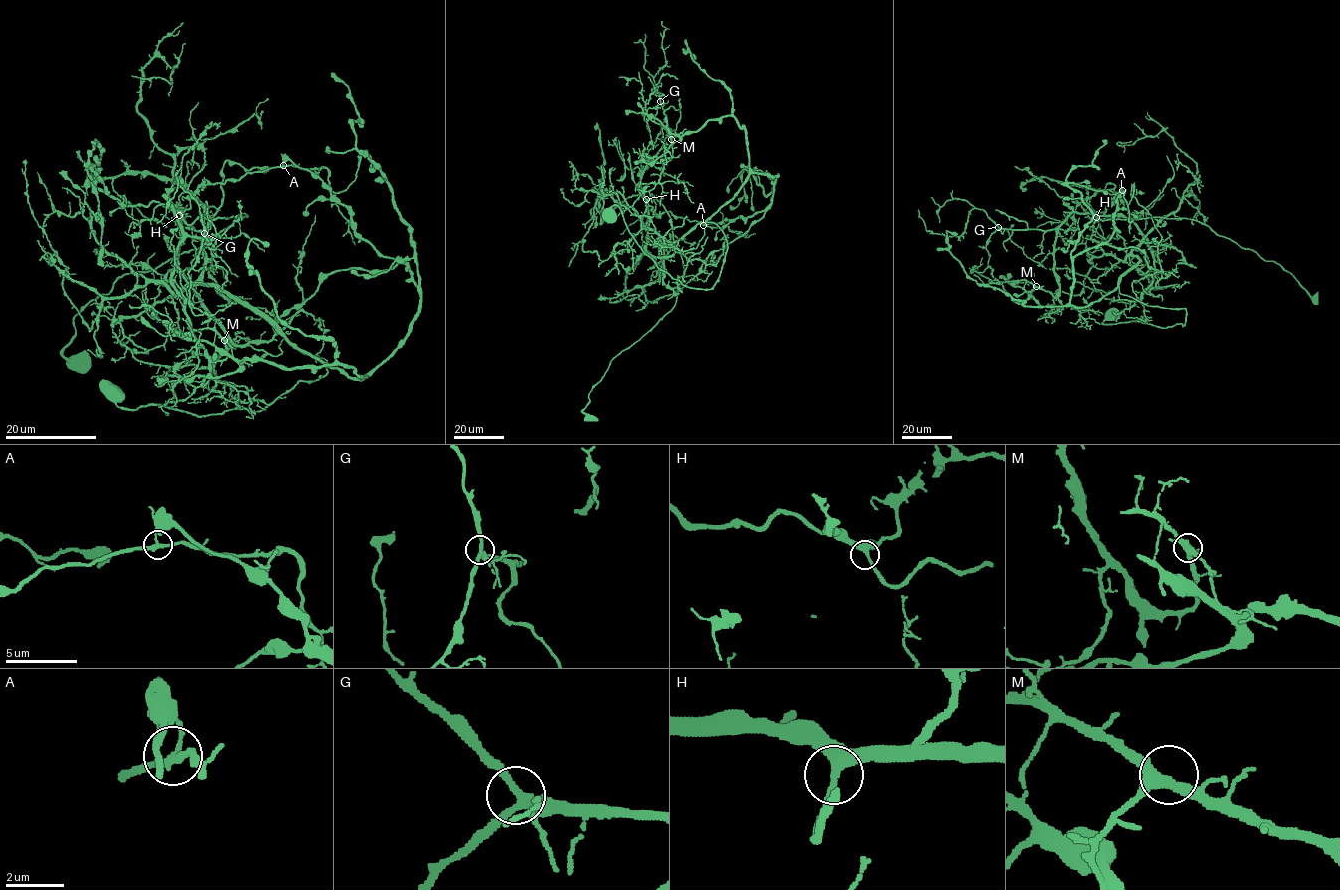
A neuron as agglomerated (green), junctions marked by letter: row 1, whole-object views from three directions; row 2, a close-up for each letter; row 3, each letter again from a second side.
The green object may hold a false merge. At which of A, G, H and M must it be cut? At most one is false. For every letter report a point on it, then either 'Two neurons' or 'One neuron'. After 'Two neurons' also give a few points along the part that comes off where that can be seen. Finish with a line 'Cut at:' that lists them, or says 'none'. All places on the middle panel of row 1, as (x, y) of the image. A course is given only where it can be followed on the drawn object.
A: Place: (703, 225). Two neurons. Course of the part to remove: (703, 225), (656, 215), (648, 198), (668, 213), (683, 276), (674, 306), (588, 394), (582, 411), (598, 420)
G: Place: (660, 101). One neuron
H: Place: (646, 199). One neuron
M: Place: (671, 139). One neuron
Cut at: A

